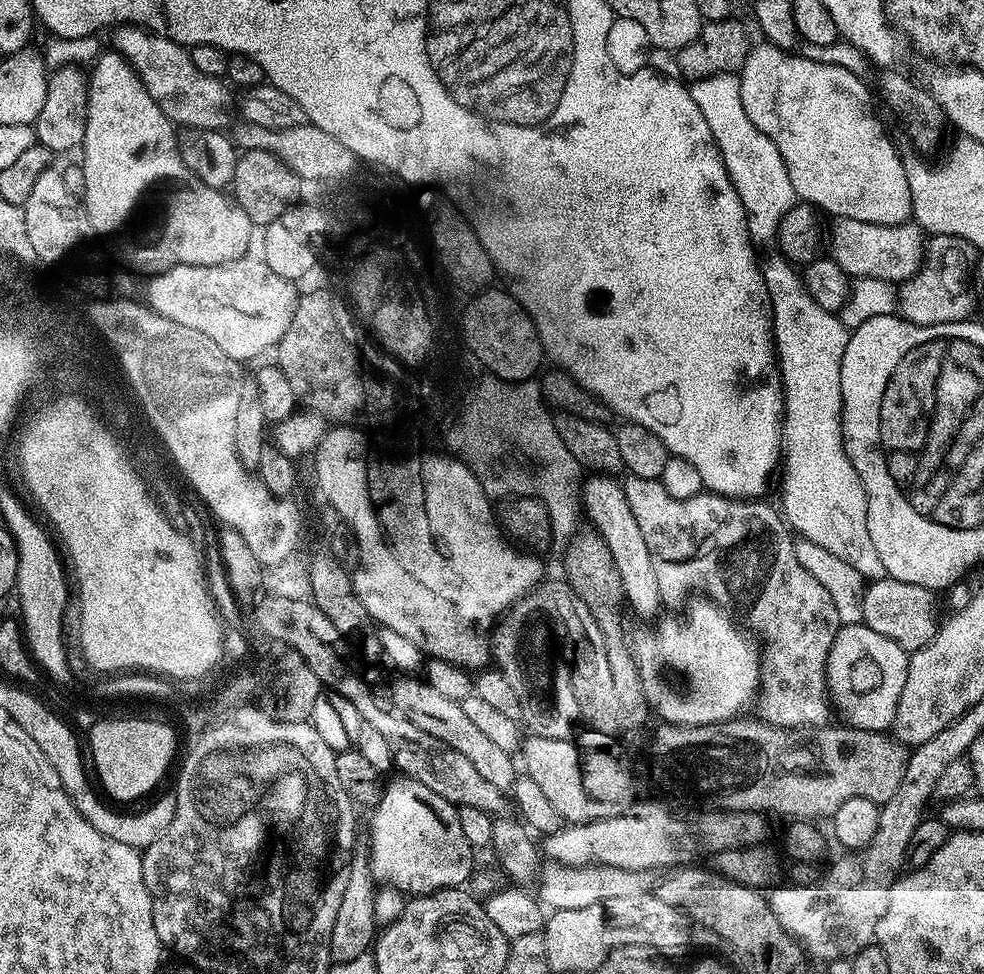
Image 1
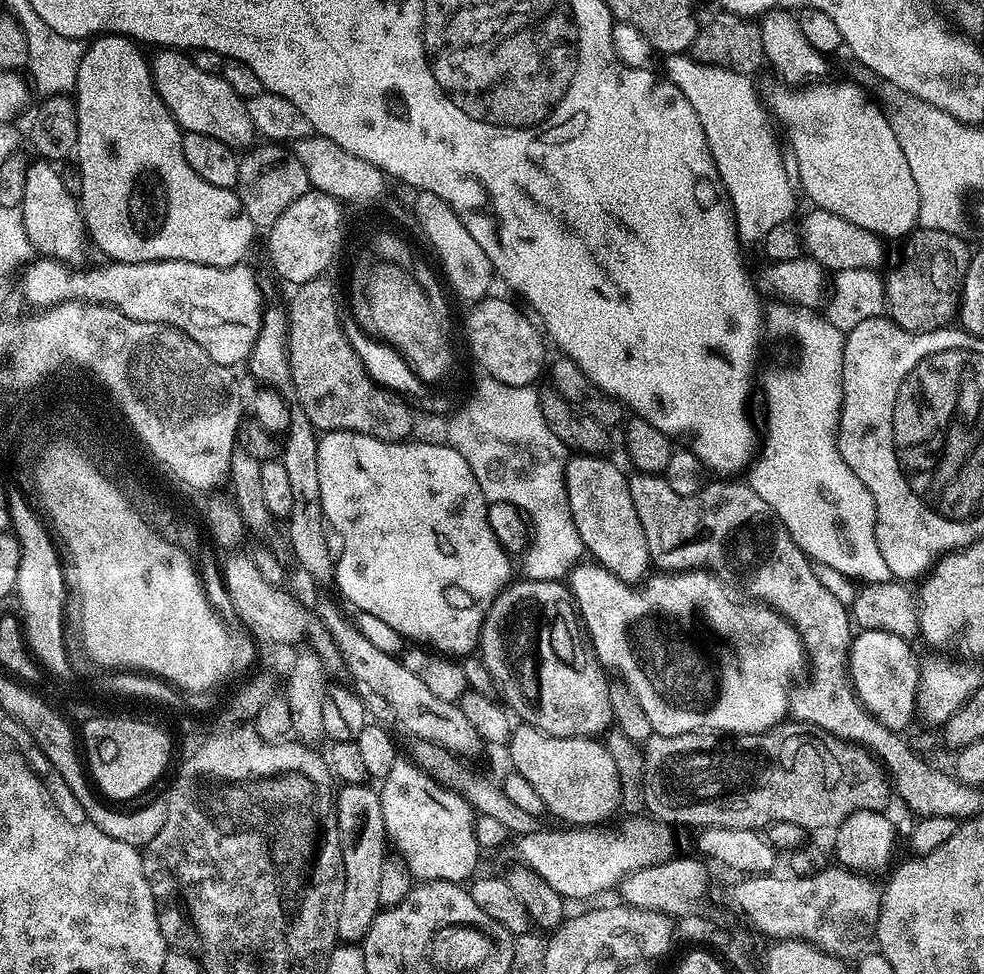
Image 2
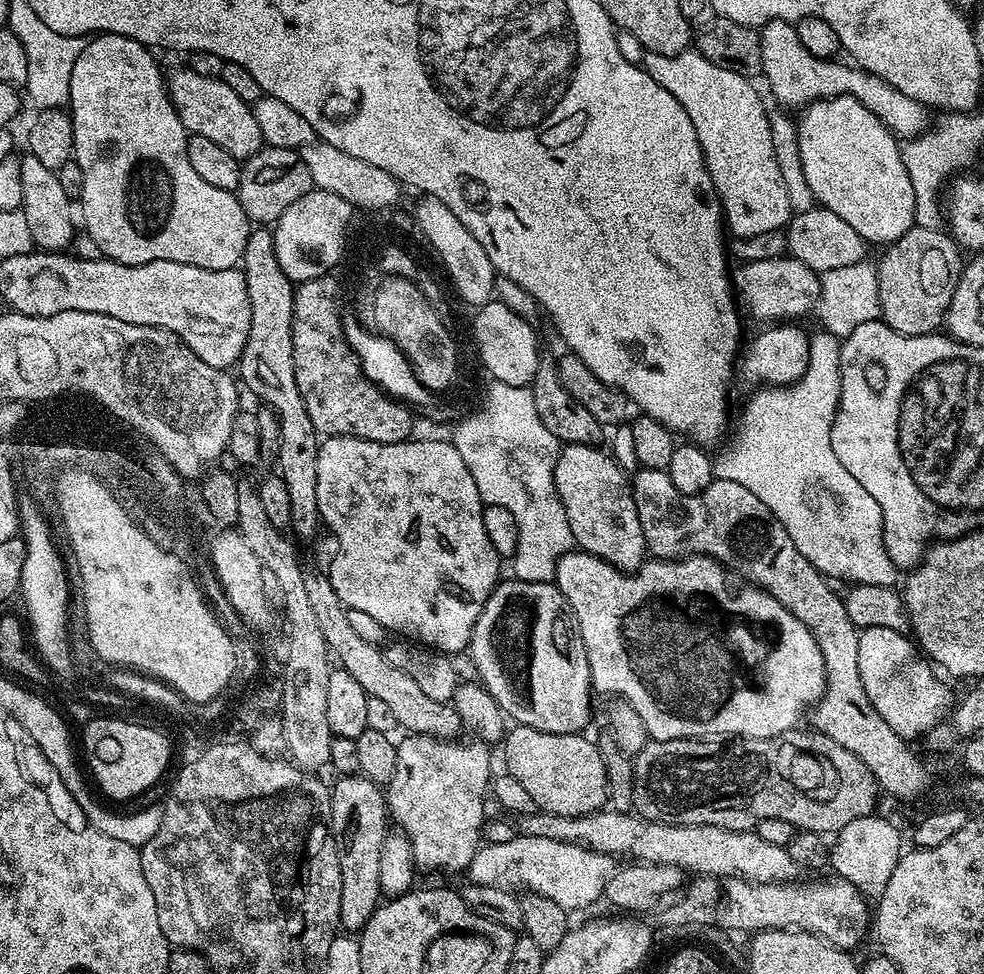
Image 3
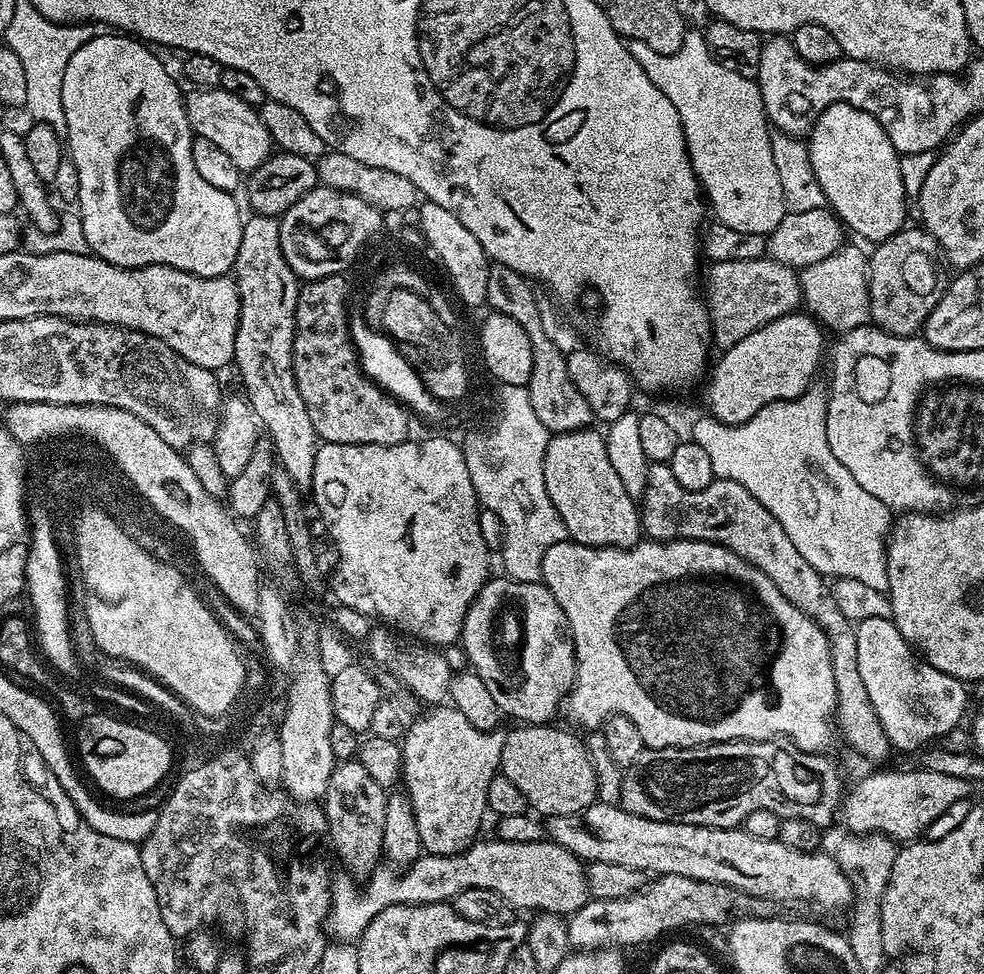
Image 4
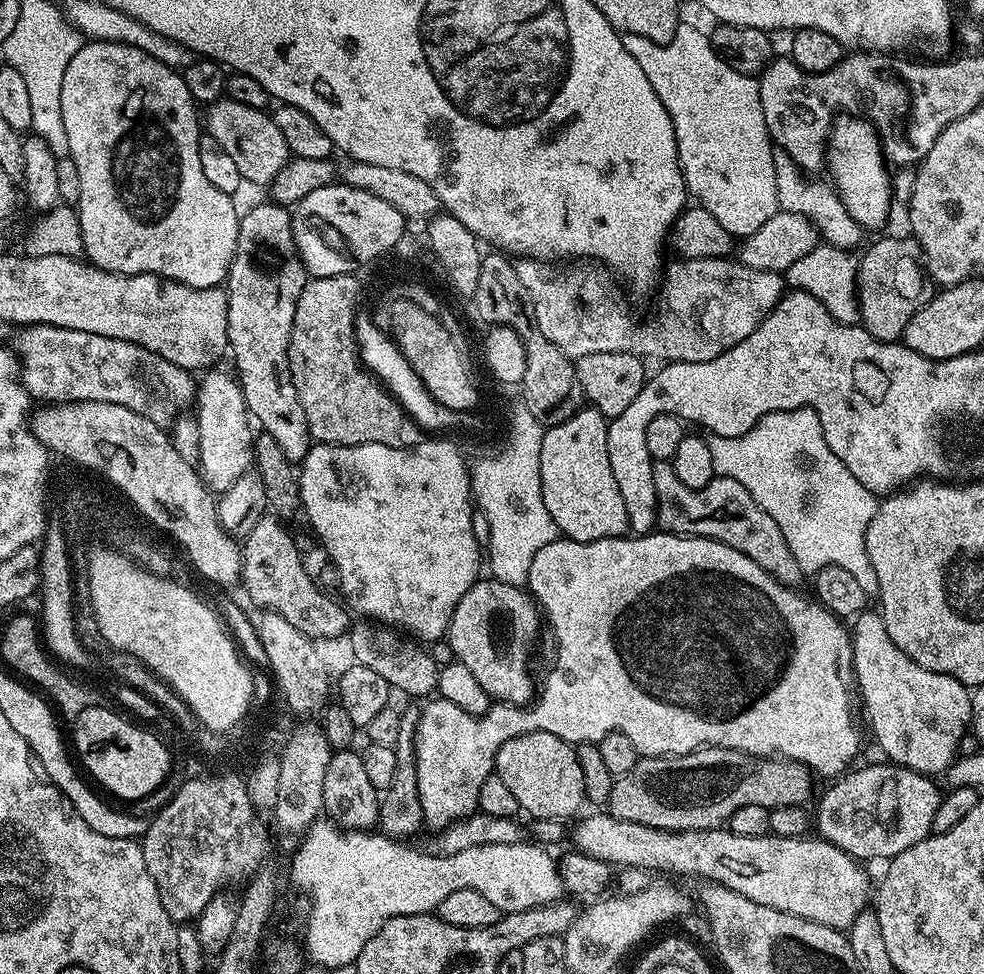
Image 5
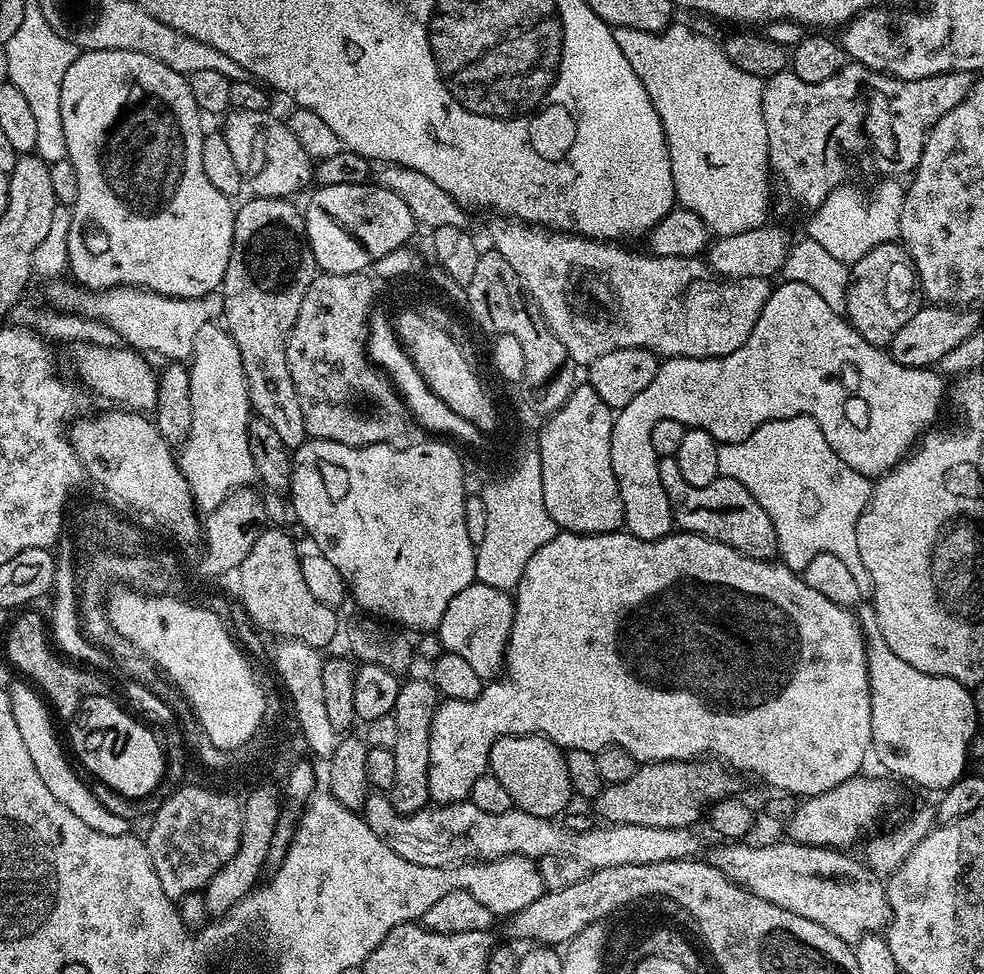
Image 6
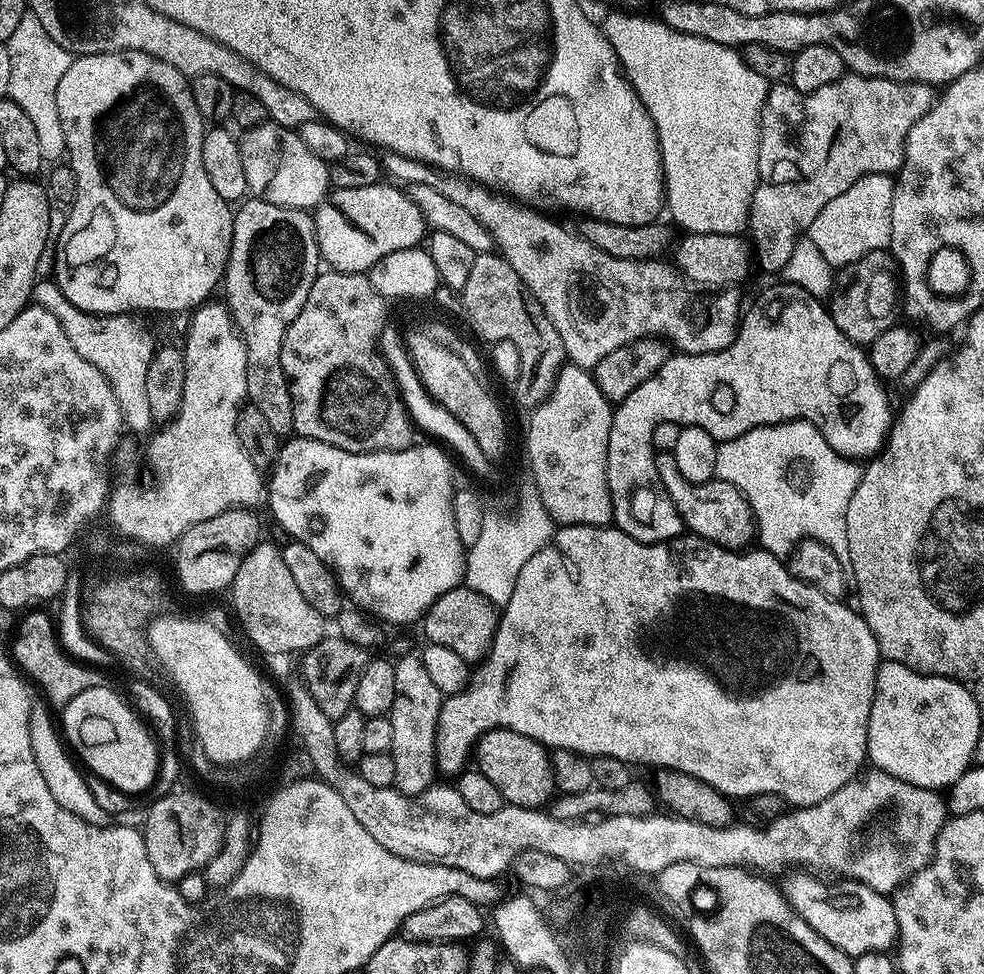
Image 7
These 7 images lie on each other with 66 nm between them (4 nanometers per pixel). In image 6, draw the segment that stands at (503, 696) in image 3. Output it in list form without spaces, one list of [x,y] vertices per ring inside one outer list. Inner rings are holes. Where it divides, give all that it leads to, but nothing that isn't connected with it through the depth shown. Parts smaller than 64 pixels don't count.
[[[473,582],[466,590],[458,590],[442,614],[438,629],[440,648],[458,654],[465,660],[480,679],[488,682],[501,675],[504,653],[508,646],[508,635],[512,629],[512,616],[516,613],[513,597],[505,589]]]

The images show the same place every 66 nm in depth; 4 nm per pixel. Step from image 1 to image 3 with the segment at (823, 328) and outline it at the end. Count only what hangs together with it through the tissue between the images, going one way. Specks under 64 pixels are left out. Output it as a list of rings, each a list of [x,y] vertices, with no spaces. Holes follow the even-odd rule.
[[[817,330],[809,342],[808,348],[806,344],[806,363],[803,365],[802,371],[791,382],[783,386],[764,386],[752,396],[752,401],[744,408],[744,417],[740,420],[740,433],[736,436],[736,448],[732,448],[729,452],[724,452],[719,457],[713,459],[712,470],[715,479],[733,480],[738,482],[738,486],[746,486],[746,490],[750,490],[750,494],[754,494],[754,498],[758,498],[758,502],[762,502],[762,506],[766,506],[770,510],[770,514],[774,514],[774,518],[778,518],[778,522],[782,522],[782,526],[786,530],[786,534],[790,534],[790,542],[794,542],[794,546],[798,546],[798,550],[806,559],[813,564],[819,571],[827,577],[835,578],[841,582],[851,582],[853,585],[869,584],[870,586],[892,586],[897,582],[896,575],[898,569],[896,565],[890,562],[890,558],[886,554],[886,546],[884,545],[884,527],[882,526],[882,510],[878,510],[878,502],[874,502],[874,498],[870,498],[870,494],[866,494],[866,489],[859,484],[858,478],[854,478],[854,474],[850,474],[850,470],[846,470],[846,466],[842,466],[842,462],[838,462],[838,454],[834,454],[834,450],[830,446],[830,430],[832,423],[836,417],[836,411],[840,409],[840,346],[841,341],[831,333],[825,330]]]

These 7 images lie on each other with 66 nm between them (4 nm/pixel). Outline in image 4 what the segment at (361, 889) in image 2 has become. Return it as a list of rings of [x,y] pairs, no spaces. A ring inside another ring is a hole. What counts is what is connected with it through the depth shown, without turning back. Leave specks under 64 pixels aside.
[[[359,759],[341,760],[335,765],[322,799],[328,823],[326,836],[327,839],[332,839],[337,856],[349,868],[347,871],[353,877],[367,877],[381,863],[384,851],[382,830],[386,826],[387,801],[386,789],[378,786],[374,778],[370,778],[369,772],[361,766]]]

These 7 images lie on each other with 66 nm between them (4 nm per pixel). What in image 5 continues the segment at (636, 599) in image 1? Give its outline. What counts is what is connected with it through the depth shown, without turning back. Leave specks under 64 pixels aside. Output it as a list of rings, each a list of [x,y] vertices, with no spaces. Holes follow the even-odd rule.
[[[582,406],[570,418],[545,431],[540,455],[542,502],[546,502],[561,537],[574,542],[598,542],[629,531],[626,502],[622,502],[614,470],[610,470],[607,437],[608,420],[591,406]]]

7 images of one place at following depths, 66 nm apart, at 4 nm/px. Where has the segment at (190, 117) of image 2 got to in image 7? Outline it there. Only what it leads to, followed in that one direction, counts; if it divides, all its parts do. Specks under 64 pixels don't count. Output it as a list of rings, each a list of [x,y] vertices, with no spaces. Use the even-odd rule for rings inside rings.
[[[265,122],[247,129],[239,137],[239,142],[242,166],[246,169],[248,191],[255,199],[265,200],[274,206],[312,210],[327,197],[330,191],[329,165],[322,158],[315,156],[310,150],[310,146],[306,146],[306,142],[302,142],[299,131],[283,128],[280,124]]]

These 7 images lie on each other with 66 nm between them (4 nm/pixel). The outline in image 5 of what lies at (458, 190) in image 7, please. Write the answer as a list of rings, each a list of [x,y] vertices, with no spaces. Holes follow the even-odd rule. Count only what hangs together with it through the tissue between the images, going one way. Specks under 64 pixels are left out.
[[[520,258],[515,261],[515,265],[518,278],[522,282],[522,286],[526,286],[528,297],[532,299],[532,309],[534,310],[534,318],[538,322],[538,330],[542,330],[542,334],[546,334],[546,338],[550,338],[550,342],[554,342],[554,346],[558,346],[558,350],[562,350],[562,354],[566,354],[573,361],[581,360],[586,354],[629,352],[635,356],[647,358],[649,361],[652,359],[660,360],[659,362],[690,362],[691,364],[694,362],[710,362],[714,358],[718,358],[718,354],[726,354],[726,350],[730,350],[734,346],[738,346],[738,342],[750,338],[750,334],[754,334],[756,327],[771,314],[774,306],[782,299],[786,291],[785,277],[781,273],[771,272],[770,270],[756,270],[732,258],[702,258],[701,260],[676,258],[673,261],[673,264],[671,261],[662,272],[662,283],[658,288],[660,301],[656,304],[656,317],[653,320],[646,321],[645,324],[636,324],[635,318],[628,313],[628,304],[624,301],[623,294],[620,293],[619,286],[621,287],[621,285],[618,283],[617,277],[599,262],[569,263],[572,265],[569,266],[568,273],[552,272],[551,266],[548,265],[551,263],[540,258]]]

